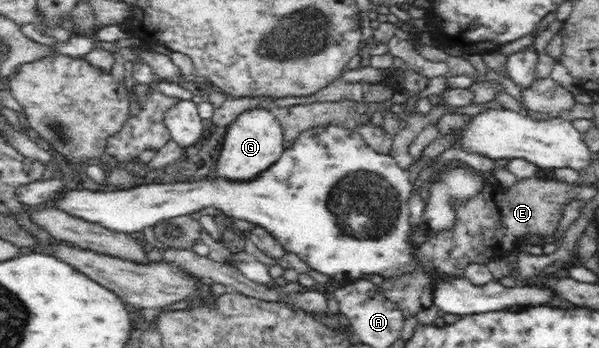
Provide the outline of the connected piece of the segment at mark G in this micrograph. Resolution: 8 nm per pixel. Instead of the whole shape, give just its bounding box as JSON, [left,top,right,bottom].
[217,109,284,183]

